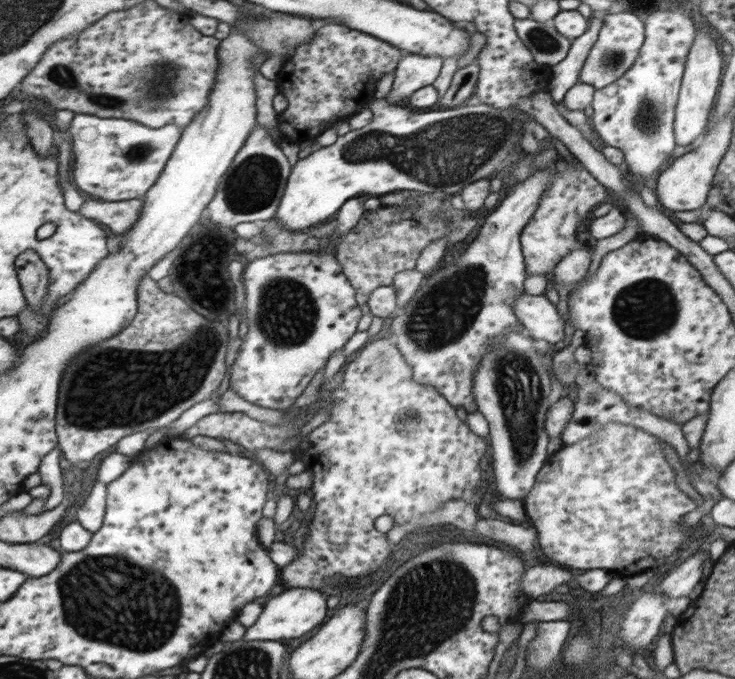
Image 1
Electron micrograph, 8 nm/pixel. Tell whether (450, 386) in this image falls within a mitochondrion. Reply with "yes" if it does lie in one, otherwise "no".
no

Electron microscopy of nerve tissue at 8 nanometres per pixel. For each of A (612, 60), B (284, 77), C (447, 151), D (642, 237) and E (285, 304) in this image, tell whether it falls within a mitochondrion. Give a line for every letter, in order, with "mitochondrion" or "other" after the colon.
A: mitochondrion
B: other
C: mitochondrion
D: other
E: mitochondrion

